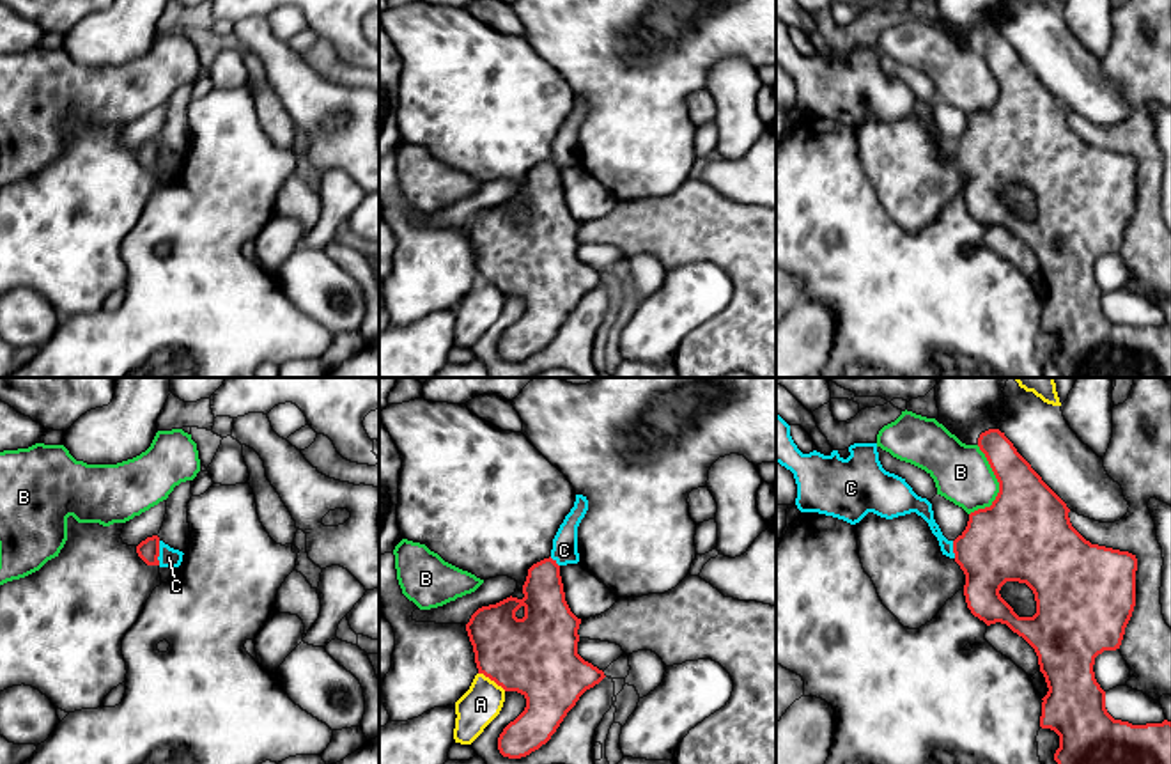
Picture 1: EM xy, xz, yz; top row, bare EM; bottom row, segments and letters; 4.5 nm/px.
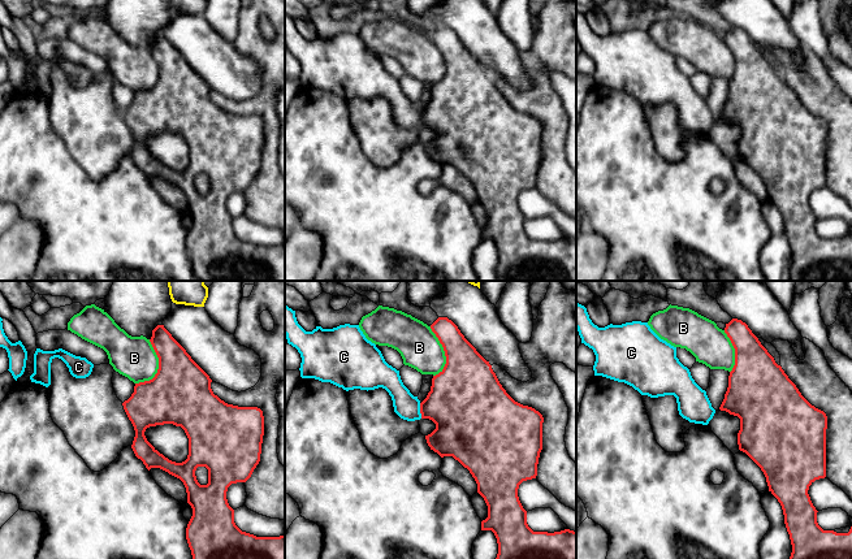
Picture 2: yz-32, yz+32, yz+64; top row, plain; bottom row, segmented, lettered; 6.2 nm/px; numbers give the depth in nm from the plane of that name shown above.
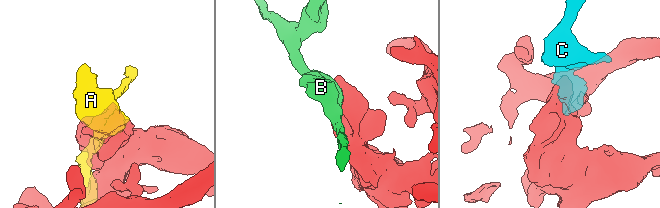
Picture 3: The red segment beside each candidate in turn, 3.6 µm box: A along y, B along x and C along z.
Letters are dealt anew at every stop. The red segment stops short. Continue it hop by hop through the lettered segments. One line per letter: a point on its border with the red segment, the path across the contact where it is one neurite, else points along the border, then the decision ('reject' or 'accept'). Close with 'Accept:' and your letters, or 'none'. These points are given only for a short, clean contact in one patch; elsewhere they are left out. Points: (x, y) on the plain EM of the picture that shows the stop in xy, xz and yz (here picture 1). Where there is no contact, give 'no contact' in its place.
A: xz (493, 282) | reject
B: yz (1000, 89) | reject
C: xy (158, 156) | along xy (160, 144), (158, 167) | reject
Accept: none

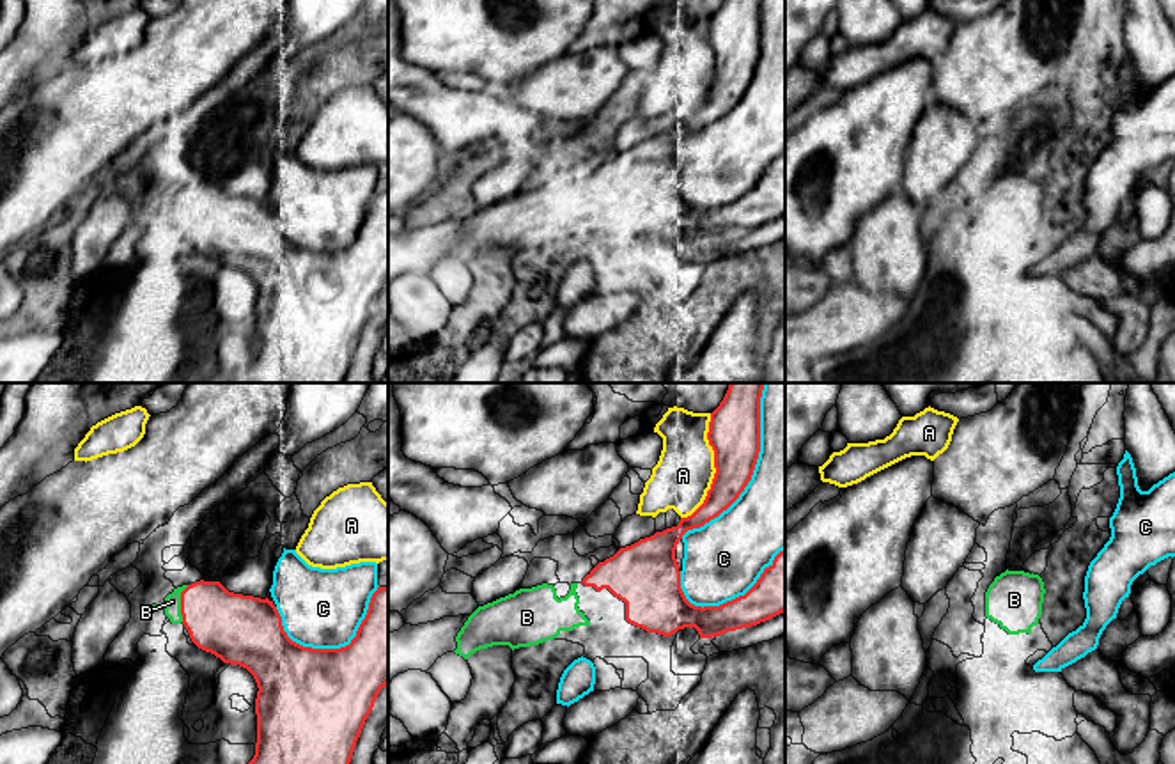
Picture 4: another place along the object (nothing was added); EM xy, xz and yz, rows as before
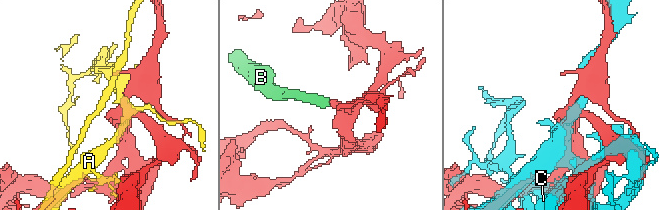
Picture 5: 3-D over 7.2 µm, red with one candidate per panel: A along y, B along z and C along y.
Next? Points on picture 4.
A: xz (715, 70) | reject
B: xy (181, 206) | across xy (231, 229), (204, 210), (181, 206), (172, 204) | accept
C: xz (752, 77) | reject
Accept: B

